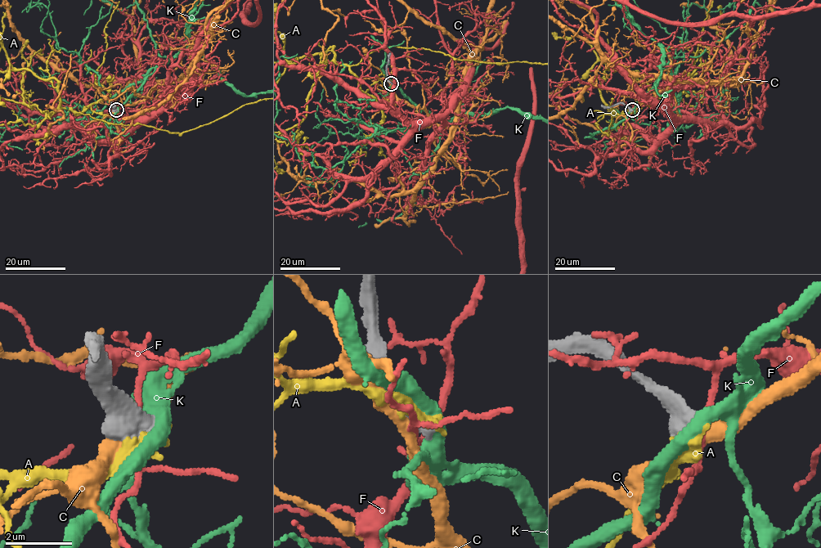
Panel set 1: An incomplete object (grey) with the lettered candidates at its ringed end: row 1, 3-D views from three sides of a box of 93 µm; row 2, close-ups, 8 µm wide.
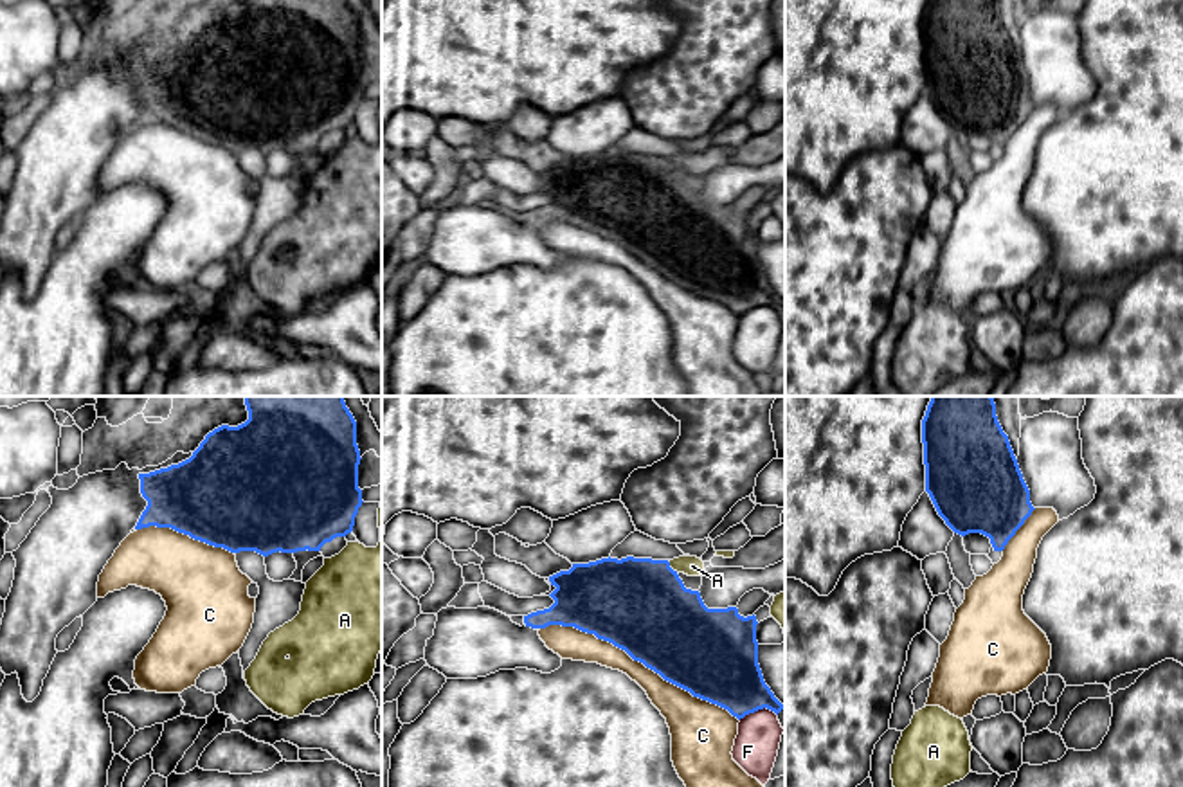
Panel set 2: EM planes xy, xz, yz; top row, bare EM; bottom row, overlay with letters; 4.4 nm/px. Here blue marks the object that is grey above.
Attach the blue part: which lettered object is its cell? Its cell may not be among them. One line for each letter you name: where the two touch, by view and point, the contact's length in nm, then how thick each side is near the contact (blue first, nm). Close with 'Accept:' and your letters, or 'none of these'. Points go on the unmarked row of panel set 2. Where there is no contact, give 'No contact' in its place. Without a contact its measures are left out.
Accept: none of these

